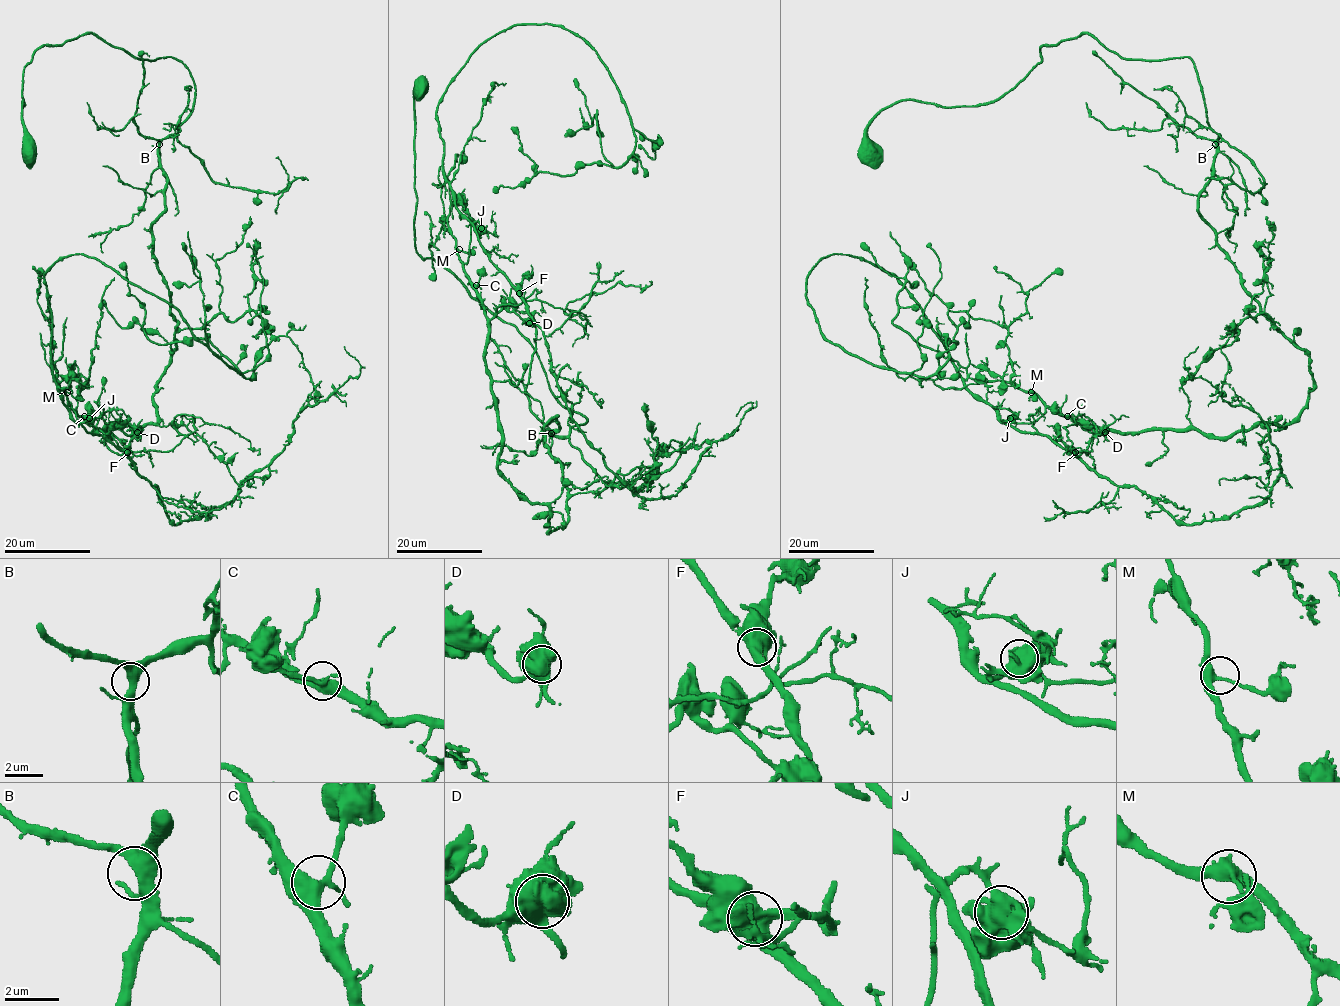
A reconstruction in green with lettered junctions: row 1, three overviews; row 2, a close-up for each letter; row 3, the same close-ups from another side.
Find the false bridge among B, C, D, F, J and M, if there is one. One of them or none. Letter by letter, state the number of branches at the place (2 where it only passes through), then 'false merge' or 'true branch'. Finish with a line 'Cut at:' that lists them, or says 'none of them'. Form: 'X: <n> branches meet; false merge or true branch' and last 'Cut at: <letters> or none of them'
B: 4 branches meet; true branch
C: 4 branches meet; true branch
D: 3 branches meet; true branch
F: 4 branches meet; false merge
J: 4 branches meet; true branch
M: 4 branches meet; true branch
Cut at: F

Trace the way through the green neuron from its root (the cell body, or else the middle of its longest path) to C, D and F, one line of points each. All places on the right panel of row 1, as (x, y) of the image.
C: (870, 152), (881, 110), (994, 103), (1081, 34), (1191, 59), (1199, 214), (1308, 406), (1223, 437), (1067, 416)
D: (870, 152), (881, 110), (994, 103), (1081, 34), (1191, 59), (1199, 214), (1313, 389), (1284, 426), (1105, 432)
F: (870, 152), (881, 110), (994, 103), (1081, 34), (1191, 59), (1199, 214), (1313, 389), (1284, 426), (1075, 452)

